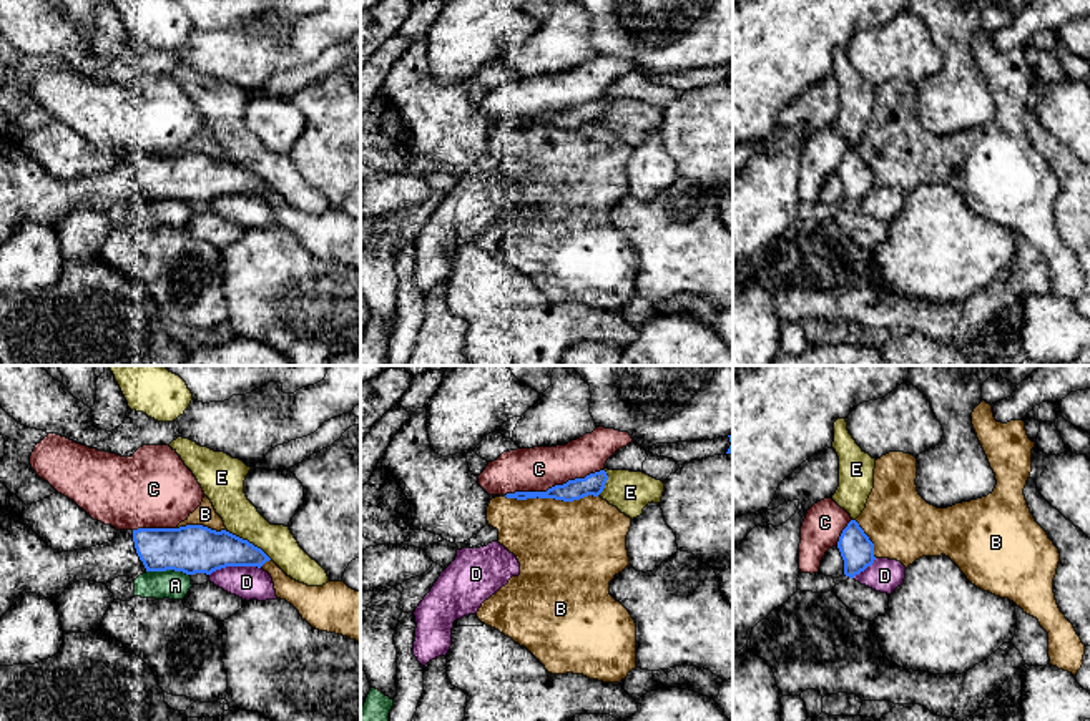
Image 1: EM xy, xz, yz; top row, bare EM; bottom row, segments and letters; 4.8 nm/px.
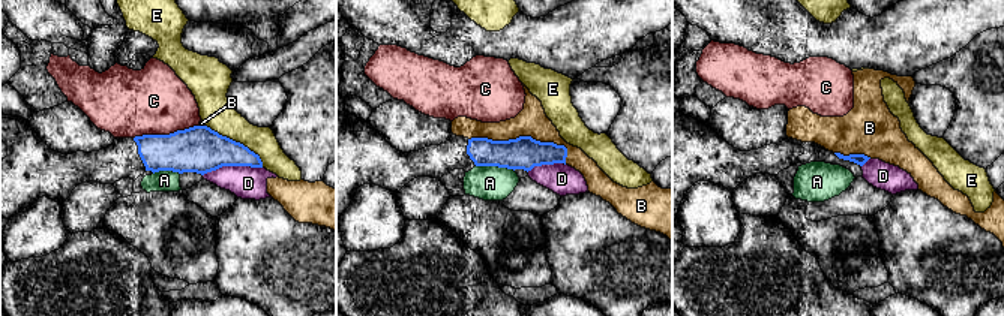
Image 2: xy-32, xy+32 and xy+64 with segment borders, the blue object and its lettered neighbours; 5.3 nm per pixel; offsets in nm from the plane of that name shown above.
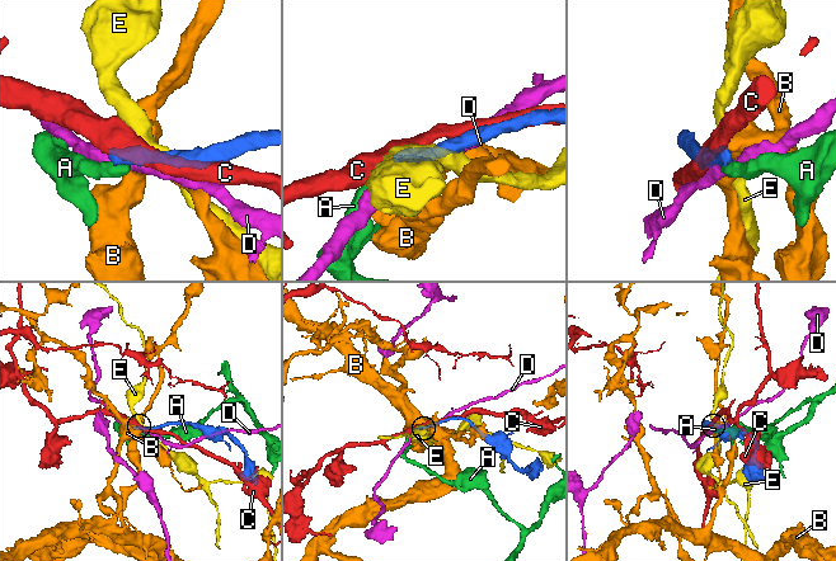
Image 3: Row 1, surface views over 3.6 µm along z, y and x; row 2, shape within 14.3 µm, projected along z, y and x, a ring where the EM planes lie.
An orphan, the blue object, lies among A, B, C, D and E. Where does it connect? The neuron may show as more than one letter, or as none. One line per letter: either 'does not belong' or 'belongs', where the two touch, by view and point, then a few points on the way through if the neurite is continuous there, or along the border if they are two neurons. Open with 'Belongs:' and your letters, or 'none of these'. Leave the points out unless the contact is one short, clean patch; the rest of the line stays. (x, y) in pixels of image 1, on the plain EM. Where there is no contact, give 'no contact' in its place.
Belongs: none of these
A: does not belong; contact xy (168, 196)
B: does not belong; contact xz (552, 125)
C: does not belong; contact xz (555, 113)
D: does not belong; contact xy (235, 193)
E: does not belong; contact xy (248, 170); border xy (228, 158), (260, 175), (271, 186)

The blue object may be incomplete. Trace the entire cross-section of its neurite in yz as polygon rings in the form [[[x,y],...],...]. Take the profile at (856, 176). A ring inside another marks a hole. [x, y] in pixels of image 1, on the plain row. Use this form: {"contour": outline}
{"contour": [[[851,148],[842,158],[837,176],[844,188],[844,203],[854,206],[876,188],[874,171],[864,161],[856,148]]]}

